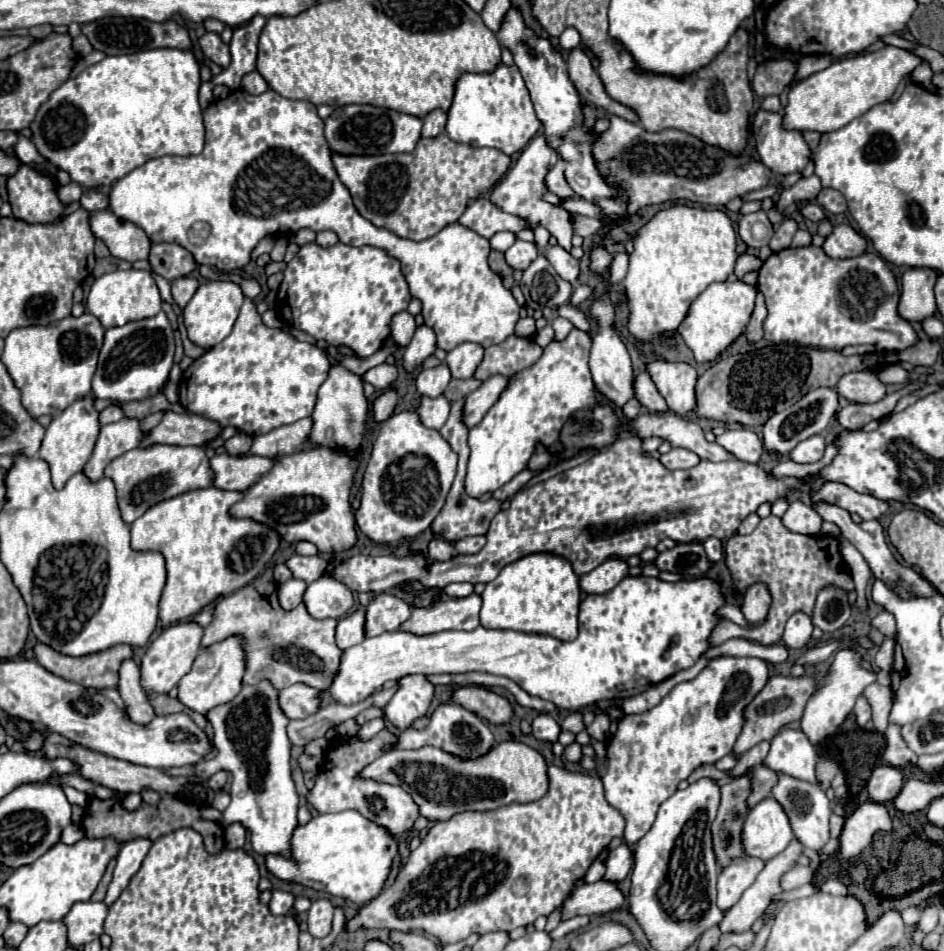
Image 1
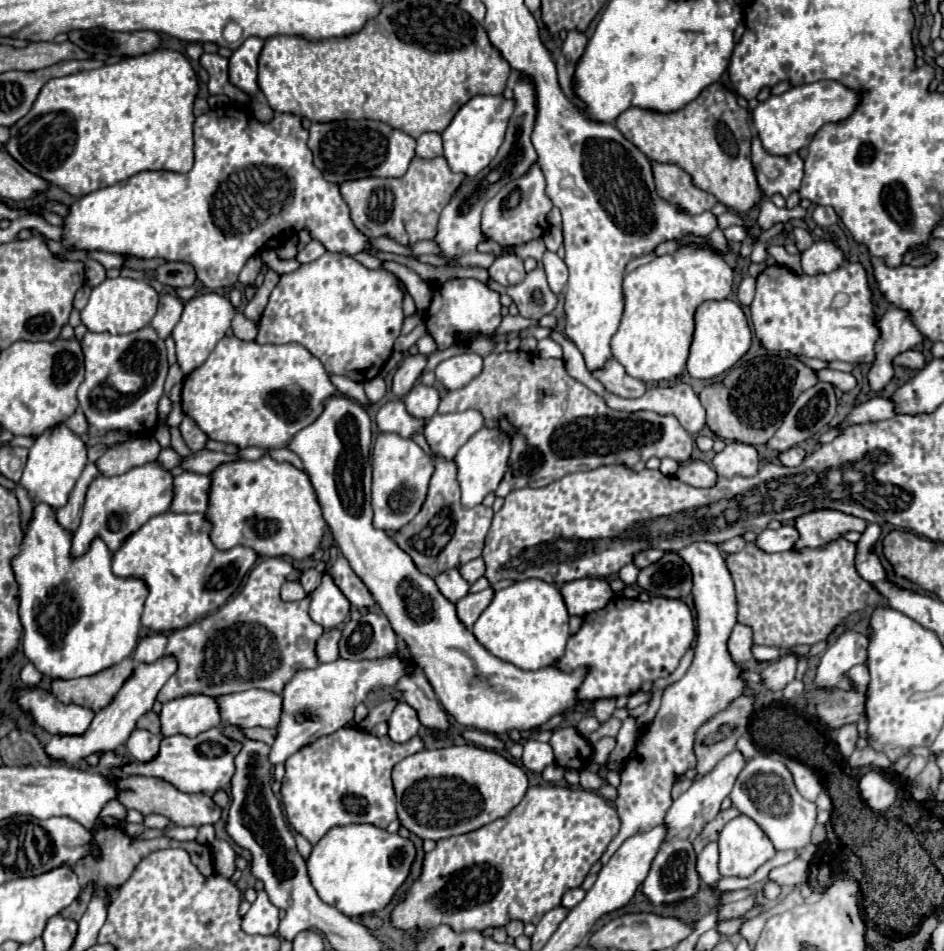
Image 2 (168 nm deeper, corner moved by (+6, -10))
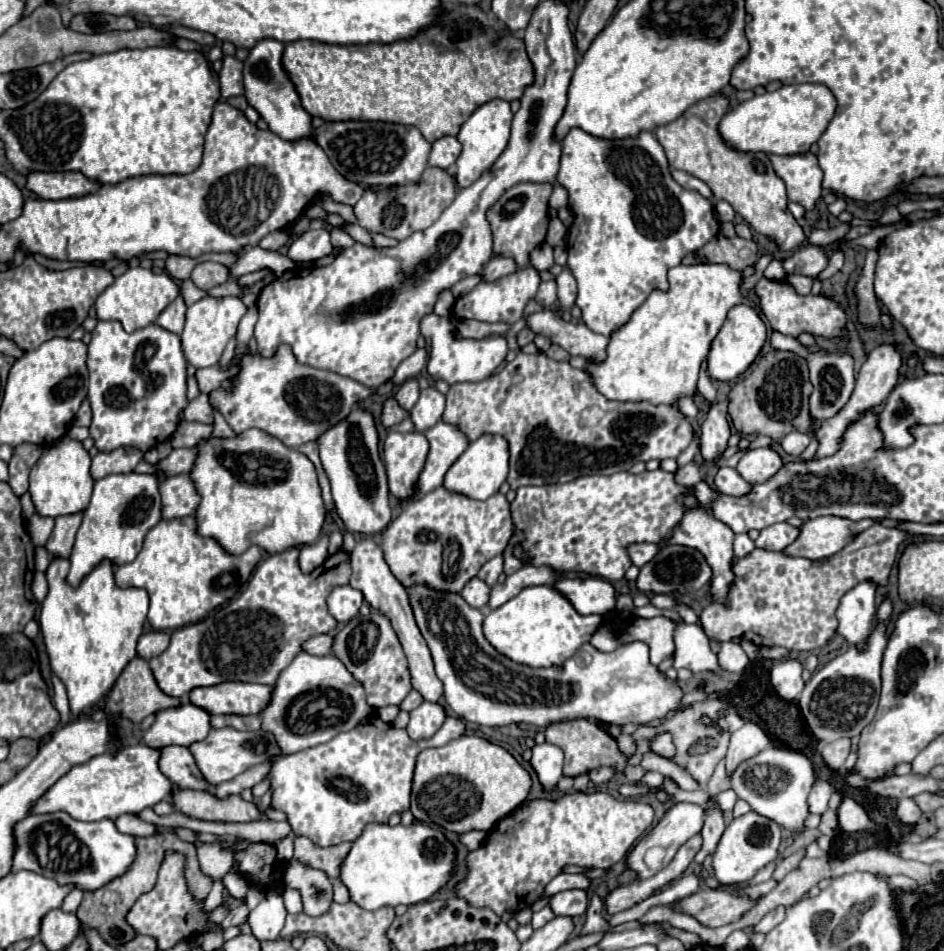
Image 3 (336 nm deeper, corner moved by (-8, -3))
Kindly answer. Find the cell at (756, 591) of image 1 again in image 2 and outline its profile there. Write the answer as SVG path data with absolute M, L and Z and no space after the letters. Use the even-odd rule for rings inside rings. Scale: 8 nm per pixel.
M736 624L730 640L728 640L728 650L732 654L732 660L736 664L744 664L748 660L752 660L752 648L754 648L754 640L752 640L752 628L748 628L746 624Z

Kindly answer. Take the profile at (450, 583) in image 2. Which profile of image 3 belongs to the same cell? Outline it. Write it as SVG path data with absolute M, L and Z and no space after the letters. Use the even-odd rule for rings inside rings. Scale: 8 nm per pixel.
M472 579L460 593L464 597L464 601L474 607L474 609L480 609L480 611L486 611L484 607L488 605L488 599L490 599L490 587L480 581L480 579Z

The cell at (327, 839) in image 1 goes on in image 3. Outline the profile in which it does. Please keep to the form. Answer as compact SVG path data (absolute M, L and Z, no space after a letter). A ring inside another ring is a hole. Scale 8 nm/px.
M414 821L412 825L378 825L372 823L364 829L364 833L354 841L348 857L342 863L340 879L350 891L350 899L364 909L380 909L384 905L416 905L428 901L434 893L438 893L452 877L452 869L456 867L456 847L444 837L442 831L432 829L426 823Z

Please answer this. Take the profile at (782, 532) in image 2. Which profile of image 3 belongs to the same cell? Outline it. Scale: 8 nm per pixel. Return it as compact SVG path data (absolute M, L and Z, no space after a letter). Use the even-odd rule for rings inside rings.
M774 523L760 531L760 537L754 541L756 547L766 551L782 551L798 537L798 529L788 523Z

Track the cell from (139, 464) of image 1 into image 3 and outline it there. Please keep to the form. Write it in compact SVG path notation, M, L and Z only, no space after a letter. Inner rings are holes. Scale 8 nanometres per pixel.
M108 475L94 483L94 493L88 509L84 511L82 525L76 533L74 549L70 553L68 585L78 587L78 583L100 563L110 561L112 565L124 565L134 561L142 549L142 541L156 523L160 521L160 493L158 479L154 475Z

